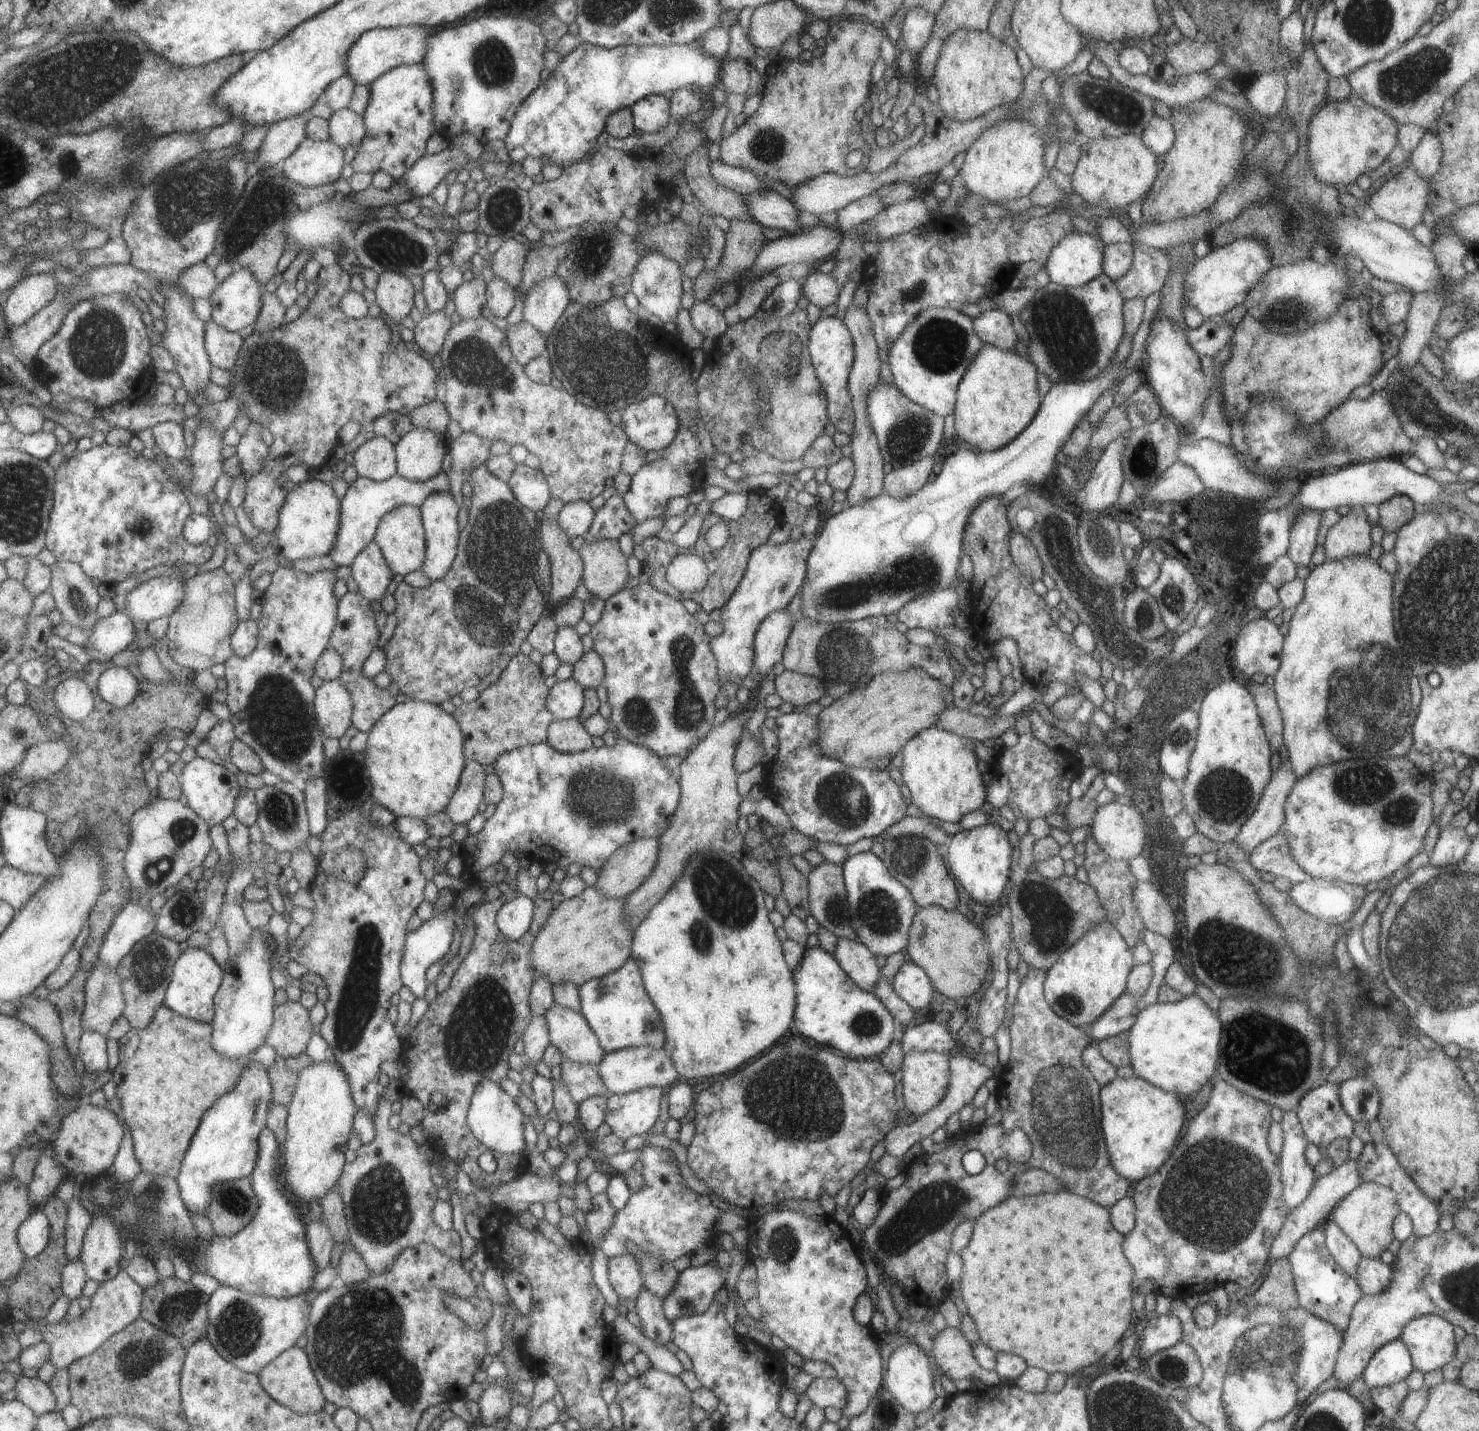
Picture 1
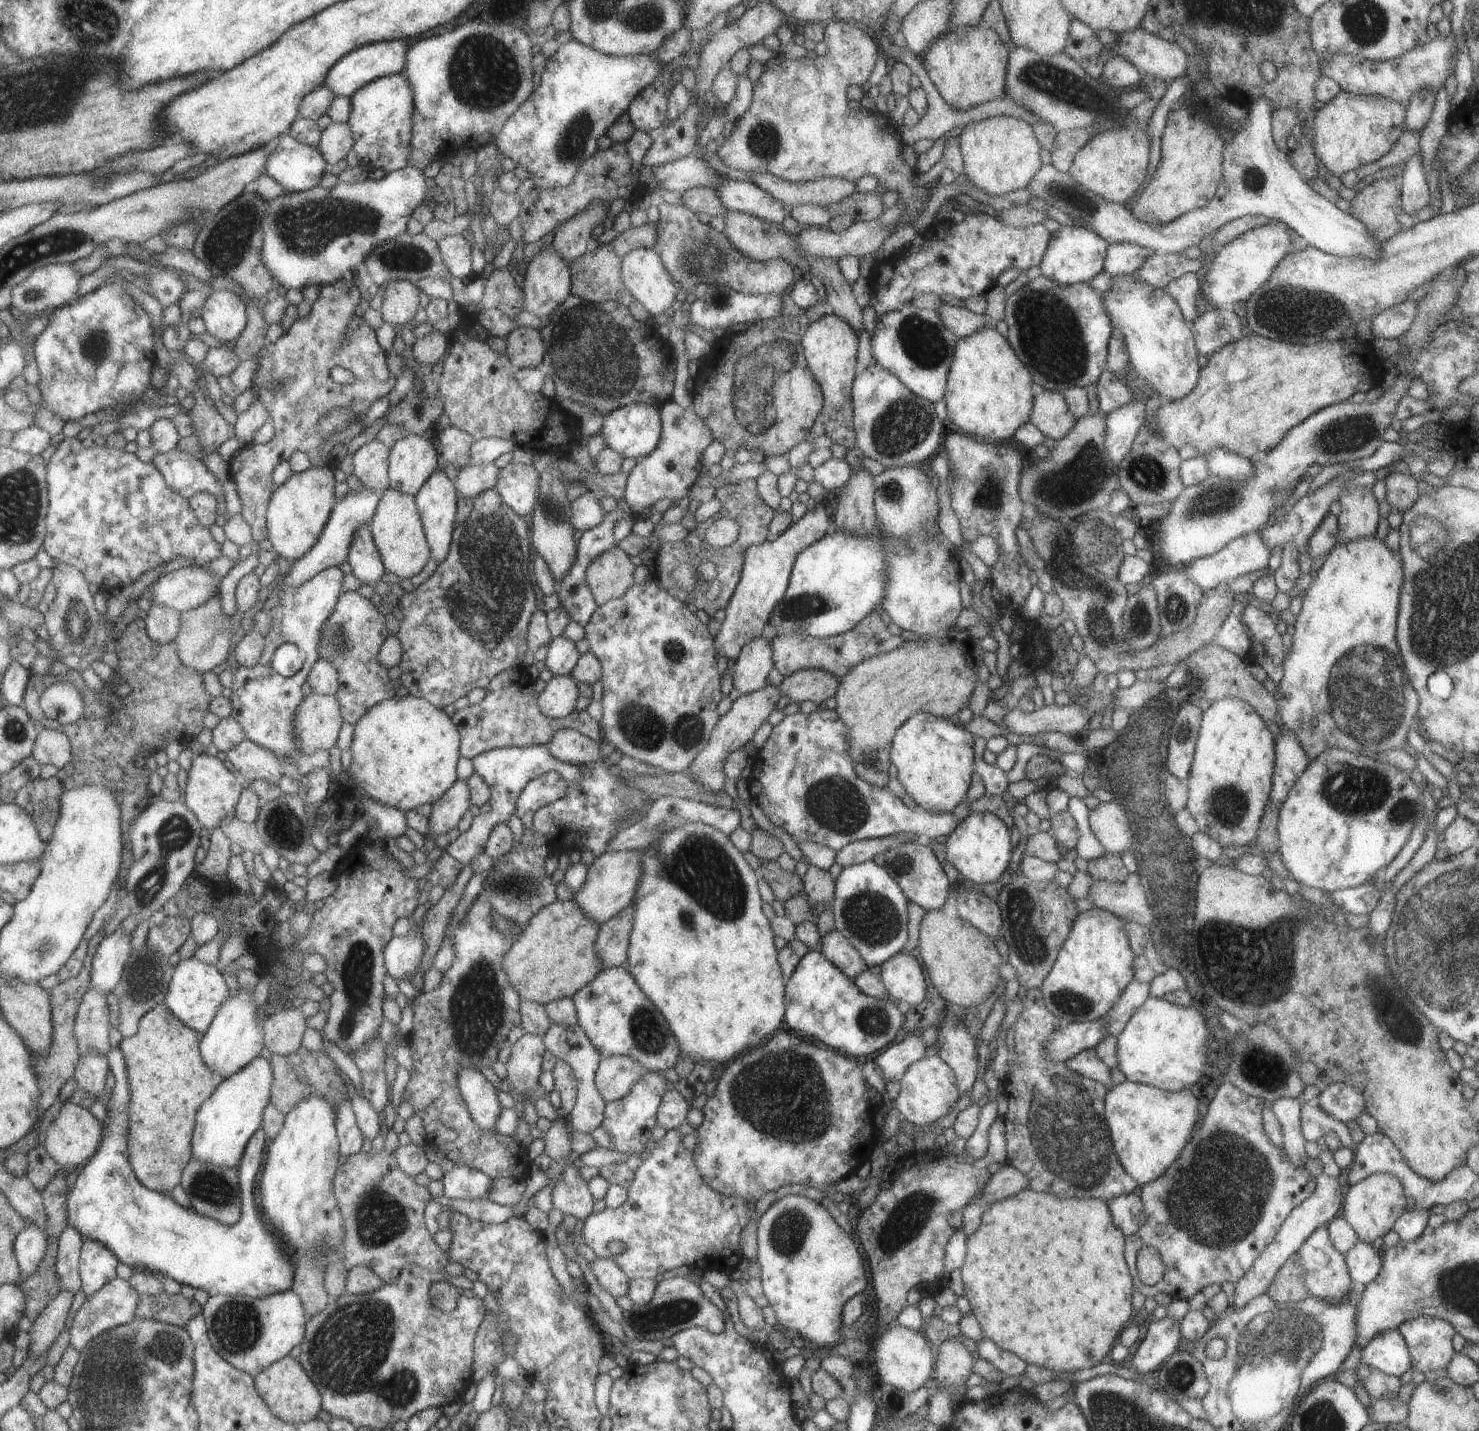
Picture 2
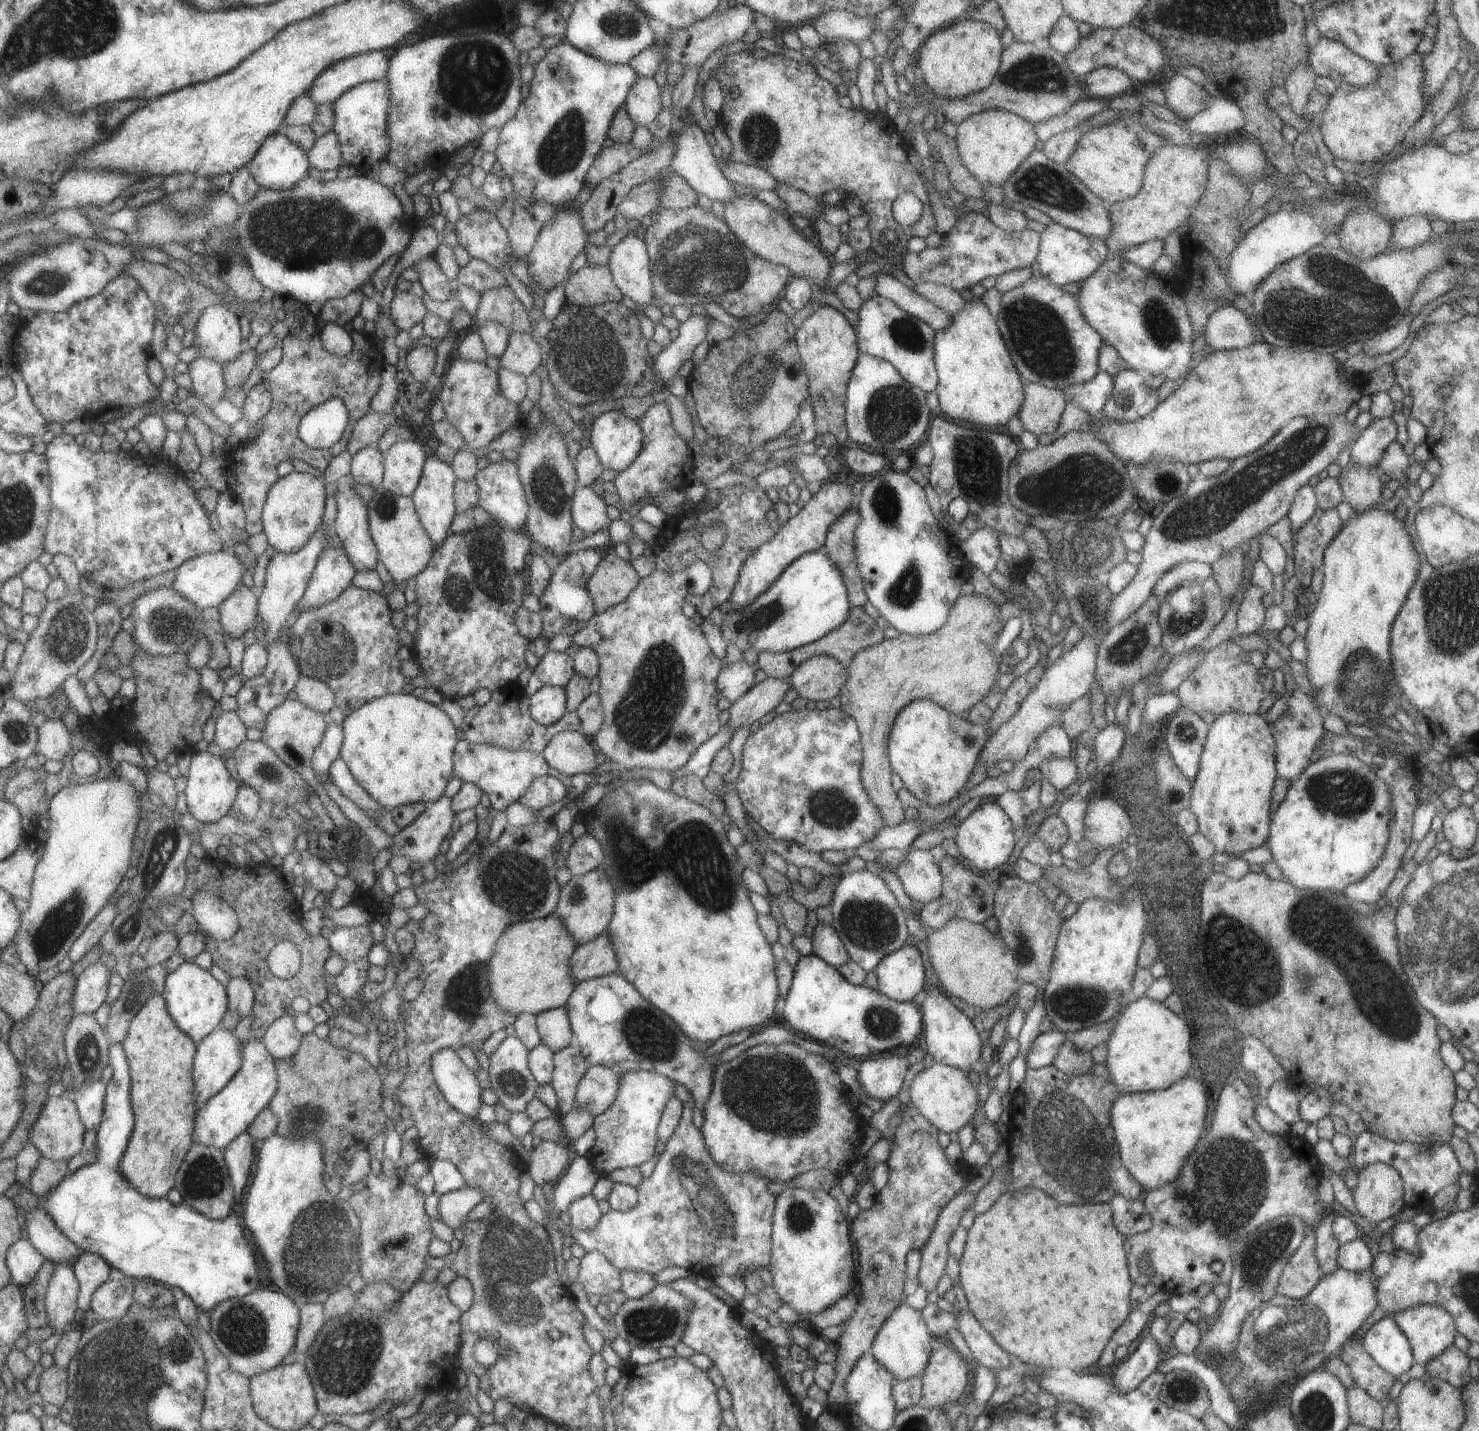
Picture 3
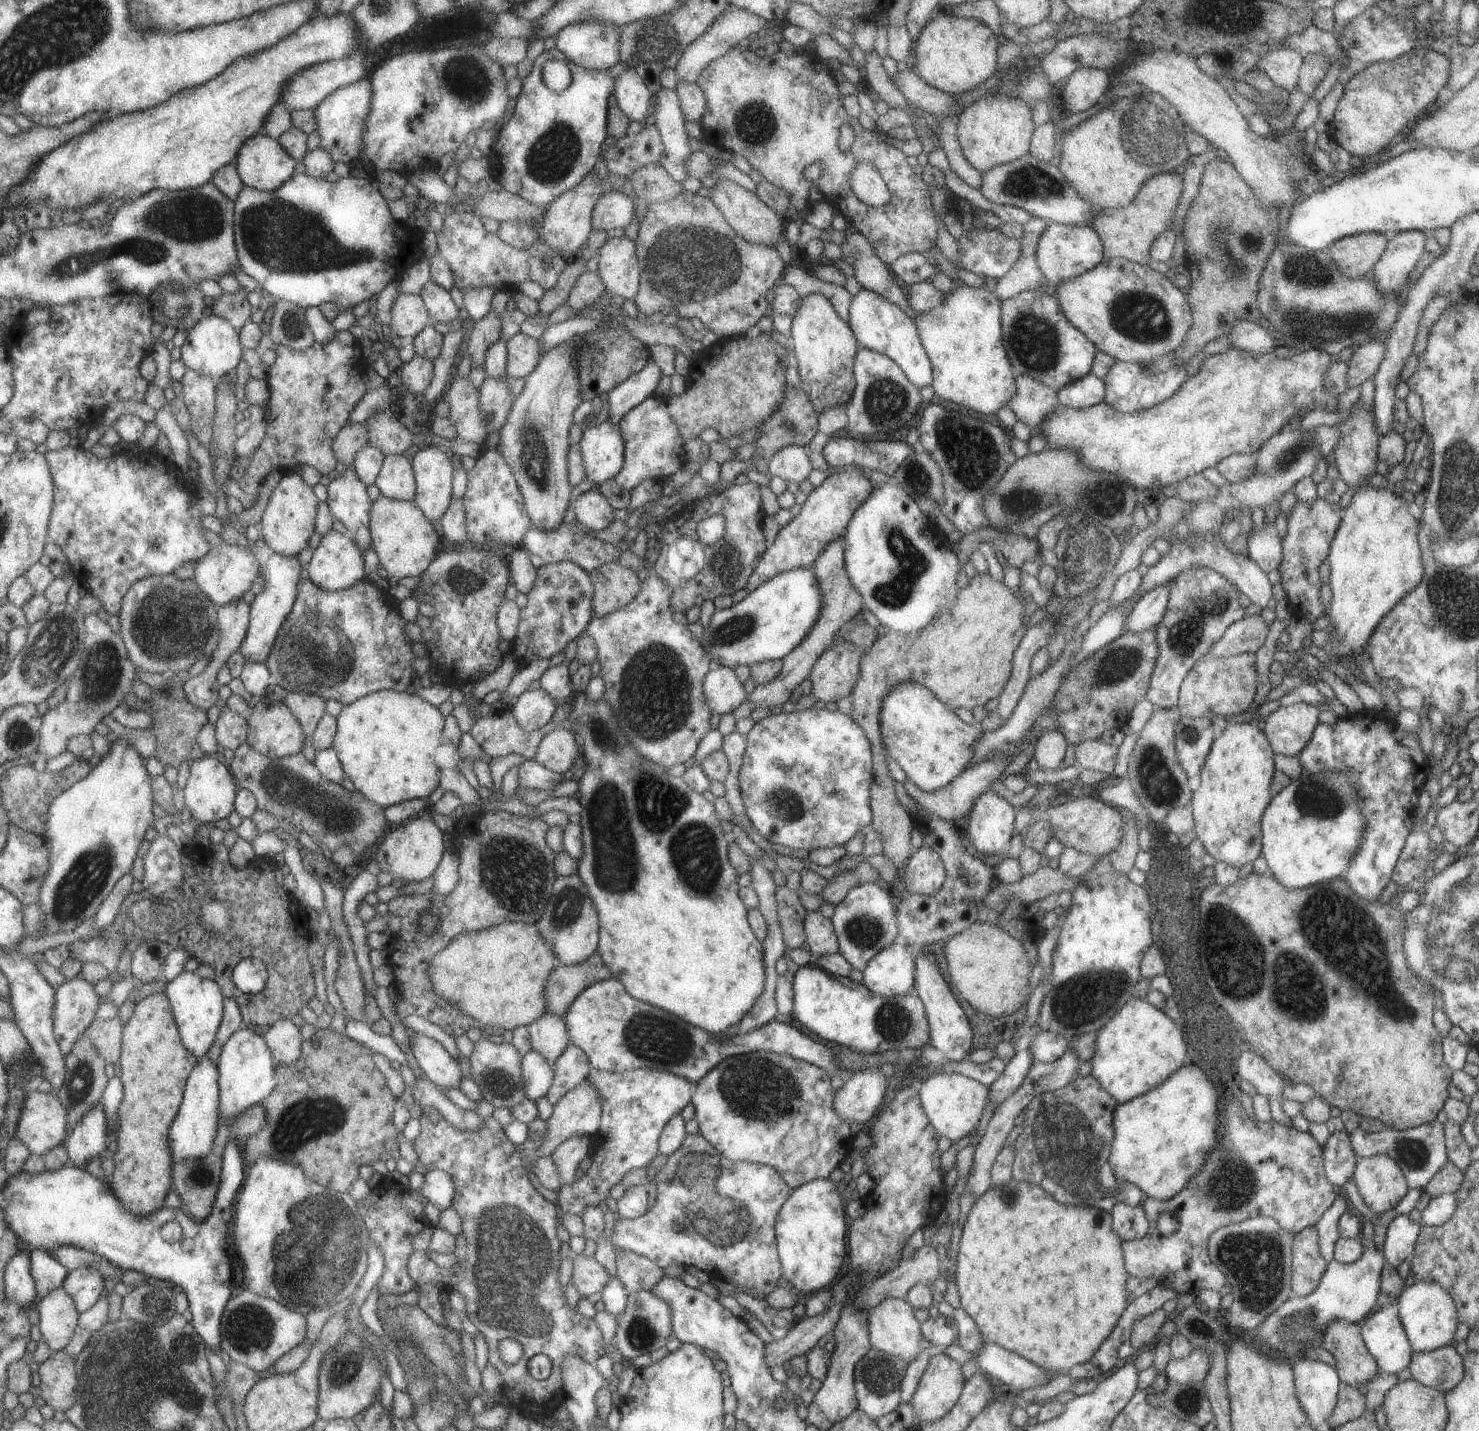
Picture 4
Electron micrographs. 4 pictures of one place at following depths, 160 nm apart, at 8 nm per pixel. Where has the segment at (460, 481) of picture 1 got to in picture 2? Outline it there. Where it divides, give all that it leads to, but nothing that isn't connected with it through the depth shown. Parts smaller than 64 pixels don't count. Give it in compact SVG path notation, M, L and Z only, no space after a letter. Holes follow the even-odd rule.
M448 426L440 434L440 449L443 461L451 463L457 470L469 465L469 451L476 440L458 426Z

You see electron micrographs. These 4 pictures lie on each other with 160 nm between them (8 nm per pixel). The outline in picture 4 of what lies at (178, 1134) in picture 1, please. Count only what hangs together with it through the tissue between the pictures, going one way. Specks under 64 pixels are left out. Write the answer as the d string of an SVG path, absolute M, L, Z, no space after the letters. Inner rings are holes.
M166 992L144 998L124 1026L121 1078L124 1099L120 1108L120 1129L115 1167L110 1185L123 1208L146 1217L165 1206L165 1196L173 1190L174 1160L168 1134L181 1108L191 1073L198 1058L185 1046L174 1008Z

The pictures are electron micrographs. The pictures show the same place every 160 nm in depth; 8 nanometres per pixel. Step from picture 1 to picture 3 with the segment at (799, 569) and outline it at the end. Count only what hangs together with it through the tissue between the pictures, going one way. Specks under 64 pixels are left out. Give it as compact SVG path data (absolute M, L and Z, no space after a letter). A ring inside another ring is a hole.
M834 478L821 483L817 492L811 495L800 511L788 518L767 542L745 559L730 594L730 610L738 609L756 599L756 596L759 596L796 558L811 551L821 550L830 524L847 511L855 500L856 497L851 494L851 485L848 483L834 482Z

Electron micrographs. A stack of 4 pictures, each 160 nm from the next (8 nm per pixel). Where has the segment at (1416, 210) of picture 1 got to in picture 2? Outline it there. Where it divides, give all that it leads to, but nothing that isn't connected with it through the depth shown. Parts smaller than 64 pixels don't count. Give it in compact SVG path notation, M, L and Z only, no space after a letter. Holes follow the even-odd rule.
M1377 179L1363 186L1354 194L1347 210L1353 218L1363 223L1376 243L1395 236L1403 228L1395 218L1400 201L1391 179Z

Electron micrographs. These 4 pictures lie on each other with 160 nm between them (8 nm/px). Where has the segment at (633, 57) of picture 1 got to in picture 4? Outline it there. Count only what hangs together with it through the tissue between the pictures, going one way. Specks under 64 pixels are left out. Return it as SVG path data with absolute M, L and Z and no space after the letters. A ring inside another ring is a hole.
M555 48L543 51L532 60L529 74L521 80L513 113L495 141L499 154L495 161L503 166L503 174L498 176L501 190L545 207L581 181L602 153L599 146L607 136L606 108L614 78L605 71L587 70L573 64ZM547 60L564 60L569 68L571 81L564 90L553 91L543 83L541 67Z

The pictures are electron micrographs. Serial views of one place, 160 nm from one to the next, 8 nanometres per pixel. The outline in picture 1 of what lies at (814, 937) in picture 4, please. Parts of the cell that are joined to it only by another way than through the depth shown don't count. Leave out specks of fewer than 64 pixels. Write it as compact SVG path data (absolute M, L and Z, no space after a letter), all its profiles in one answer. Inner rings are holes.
M837 938L832 956L856 986L866 992L873 990L881 976L880 970L875 963L875 956L861 942Z

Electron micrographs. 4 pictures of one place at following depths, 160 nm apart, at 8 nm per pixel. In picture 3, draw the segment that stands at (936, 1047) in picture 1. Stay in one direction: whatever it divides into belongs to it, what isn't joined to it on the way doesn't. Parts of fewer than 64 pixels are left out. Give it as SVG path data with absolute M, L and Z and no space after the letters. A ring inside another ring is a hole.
M887 1056L887 1058L875 1057L873 1060L859 1061L856 1073L862 1092L869 1098L884 1103L897 1095L907 1068L905 1058Z

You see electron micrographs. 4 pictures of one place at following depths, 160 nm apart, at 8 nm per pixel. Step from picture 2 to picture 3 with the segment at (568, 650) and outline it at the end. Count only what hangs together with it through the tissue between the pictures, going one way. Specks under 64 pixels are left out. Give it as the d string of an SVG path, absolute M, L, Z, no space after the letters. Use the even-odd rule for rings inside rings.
M547 651L534 668L529 668L526 675L537 676L541 684L563 688L575 672L573 658L566 653Z

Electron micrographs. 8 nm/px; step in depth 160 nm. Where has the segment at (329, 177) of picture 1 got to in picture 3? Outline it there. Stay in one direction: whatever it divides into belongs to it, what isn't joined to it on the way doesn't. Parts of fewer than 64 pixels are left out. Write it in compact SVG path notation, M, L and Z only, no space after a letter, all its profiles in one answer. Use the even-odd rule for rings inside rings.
M275 133L266 138L249 168L262 187L286 191L298 185L311 167L310 155L305 149L287 135Z

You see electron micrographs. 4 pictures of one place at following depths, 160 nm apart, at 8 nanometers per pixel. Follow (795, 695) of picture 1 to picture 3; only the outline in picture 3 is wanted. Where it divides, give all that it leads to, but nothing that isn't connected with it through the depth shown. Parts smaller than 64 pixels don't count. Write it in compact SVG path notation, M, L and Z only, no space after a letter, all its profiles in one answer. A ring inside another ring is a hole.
M812 656L795 667L789 676L790 686L806 701L829 701L845 684L846 668L832 656Z

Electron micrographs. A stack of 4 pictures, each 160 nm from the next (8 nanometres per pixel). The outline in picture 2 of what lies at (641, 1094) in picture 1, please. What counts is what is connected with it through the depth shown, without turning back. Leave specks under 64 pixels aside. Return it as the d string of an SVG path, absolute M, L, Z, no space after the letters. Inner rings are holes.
M647 1071L635 1081L631 1088L619 1100L604 1104L601 1128L607 1132L611 1144L617 1153L638 1154L643 1151L645 1143L651 1138L651 1130L656 1126L656 1110L665 1091L666 1078L659 1071Z

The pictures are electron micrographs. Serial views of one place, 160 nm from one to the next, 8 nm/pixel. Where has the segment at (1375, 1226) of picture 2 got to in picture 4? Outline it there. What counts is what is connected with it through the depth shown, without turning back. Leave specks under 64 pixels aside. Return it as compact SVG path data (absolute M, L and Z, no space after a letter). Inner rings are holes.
M1386 1154L1359 1158L1351 1179L1363 1202L1376 1215L1394 1208L1408 1189L1400 1166Z

